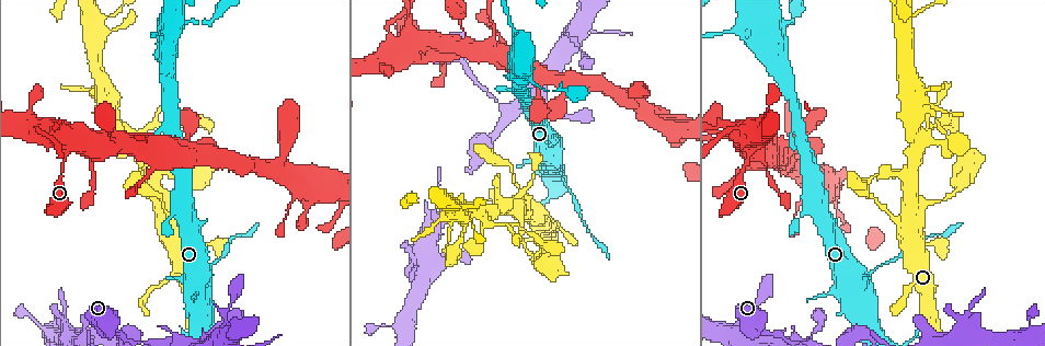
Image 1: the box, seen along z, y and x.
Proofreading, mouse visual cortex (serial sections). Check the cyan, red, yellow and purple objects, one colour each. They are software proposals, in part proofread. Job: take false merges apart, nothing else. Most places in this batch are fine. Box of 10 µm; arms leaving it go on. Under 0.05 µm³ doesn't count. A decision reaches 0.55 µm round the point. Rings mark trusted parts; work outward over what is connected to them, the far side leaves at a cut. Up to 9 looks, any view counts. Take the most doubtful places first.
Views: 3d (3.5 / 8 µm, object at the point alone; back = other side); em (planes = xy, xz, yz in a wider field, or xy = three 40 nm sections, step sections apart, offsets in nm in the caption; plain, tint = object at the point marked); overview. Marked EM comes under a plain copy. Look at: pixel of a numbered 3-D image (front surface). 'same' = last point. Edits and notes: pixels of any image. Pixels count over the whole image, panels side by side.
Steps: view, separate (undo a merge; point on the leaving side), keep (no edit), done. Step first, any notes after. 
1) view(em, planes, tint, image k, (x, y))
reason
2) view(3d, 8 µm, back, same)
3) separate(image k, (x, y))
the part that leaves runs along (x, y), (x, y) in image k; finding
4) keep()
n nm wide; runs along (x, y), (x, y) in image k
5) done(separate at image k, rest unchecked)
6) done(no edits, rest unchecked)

view(3d, 8 µm, back, image 1, (737, 322))
narrows sharply

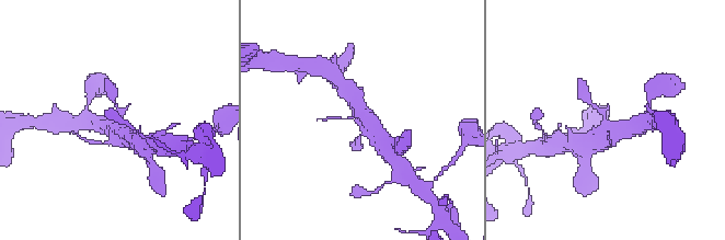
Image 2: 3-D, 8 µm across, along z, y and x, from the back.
view(em, xy, step 3, tint, same)
need the tissue

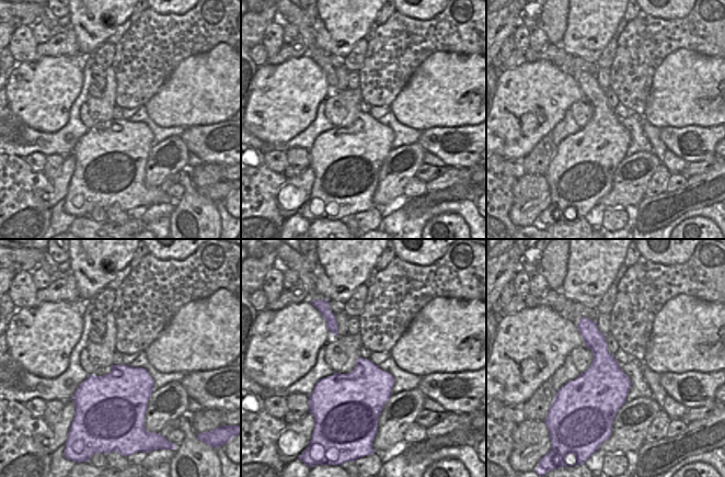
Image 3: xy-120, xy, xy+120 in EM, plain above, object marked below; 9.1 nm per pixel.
keep()
one cell here

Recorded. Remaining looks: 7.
view(3d, 3.5 µm, image 1, (494, 32))
sudden change in width

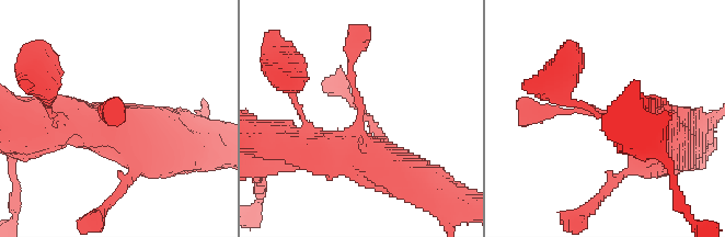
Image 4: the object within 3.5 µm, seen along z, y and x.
view(em, xy, step 2, tint, image 4, (359, 112))

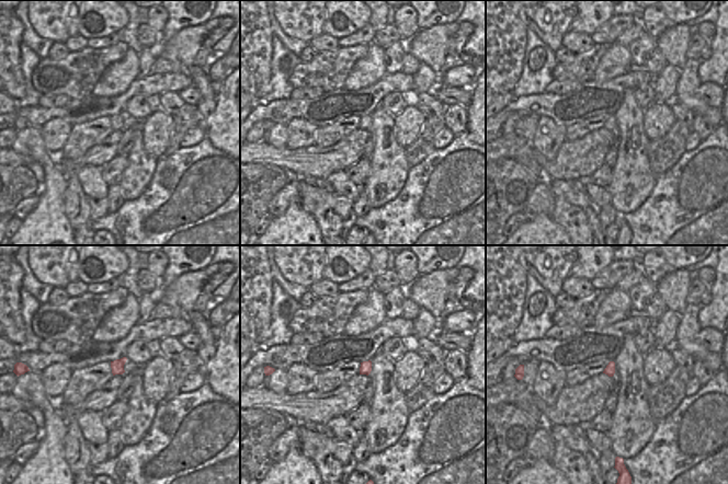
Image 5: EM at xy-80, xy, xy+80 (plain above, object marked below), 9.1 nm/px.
view(em, planes, tint, same)

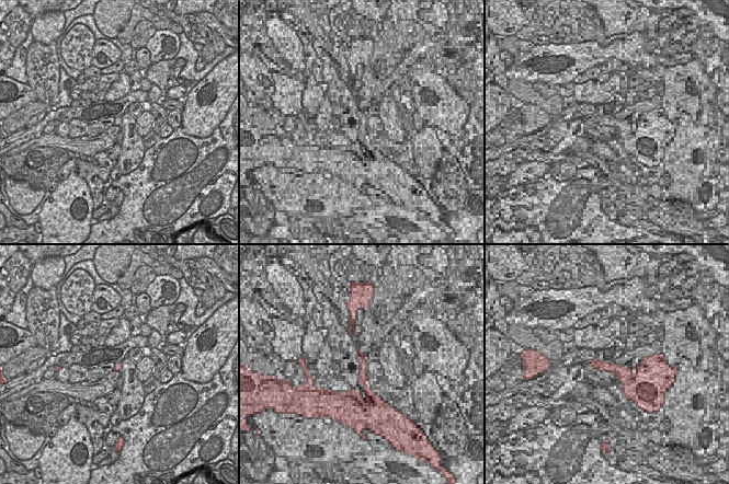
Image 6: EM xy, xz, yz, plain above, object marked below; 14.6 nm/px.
keep()
120 nm wide; runs along (642, 125), (591, 109), (539, 112) in image 4; continuous, no second cell

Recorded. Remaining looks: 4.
view(3d, 8 µm, image 1, (563, 96))

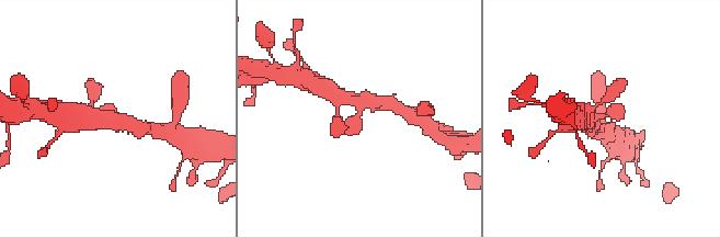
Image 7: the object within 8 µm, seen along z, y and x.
view(em, xy, step 1, tint, same)
now the EM

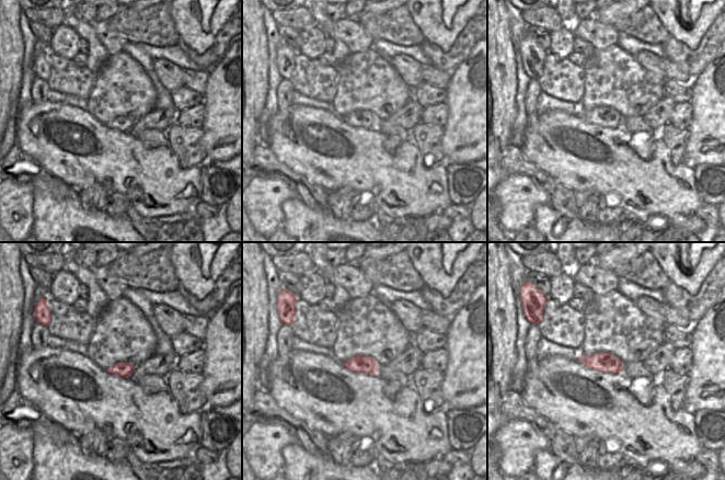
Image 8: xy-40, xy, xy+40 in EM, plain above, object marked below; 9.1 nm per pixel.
keep()
runs along (344, 98), (361, 101), (347, 134) in image 7; all the same cell

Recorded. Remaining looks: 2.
view(3d, 3.5 µm, back, image 1, (917, 219))

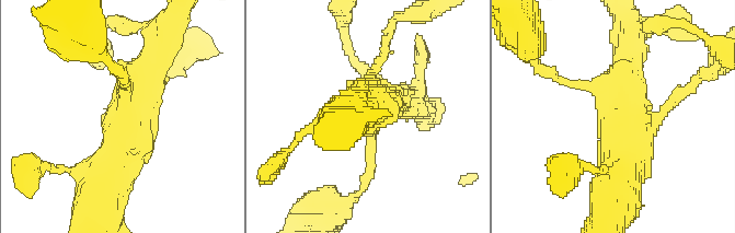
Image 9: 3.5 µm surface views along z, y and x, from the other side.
view(em, xy, step 5, tint, image 9, (611, 113))
4 arms; arms of 150, 200, 450, 600 nm; now the EM

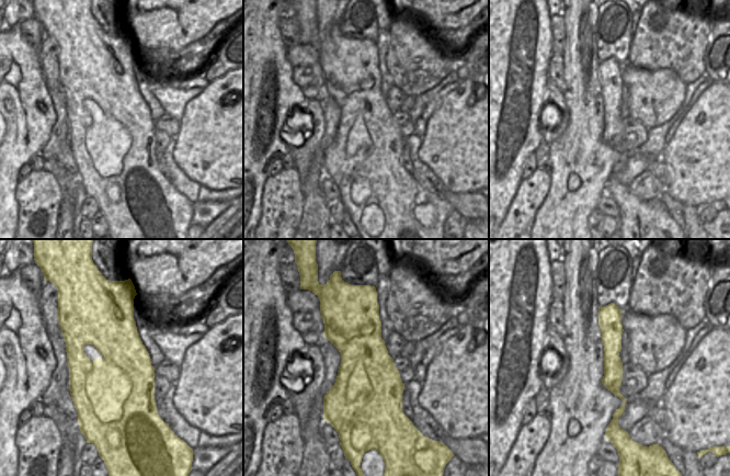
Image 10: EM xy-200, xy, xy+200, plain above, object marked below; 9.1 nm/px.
keep()
600 nm wide; runs along (609, 308), (613, 385), (624, 399), (616, 415) in image 10; continuous, no second cell

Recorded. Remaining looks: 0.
done(no edits, rest unchecked)

